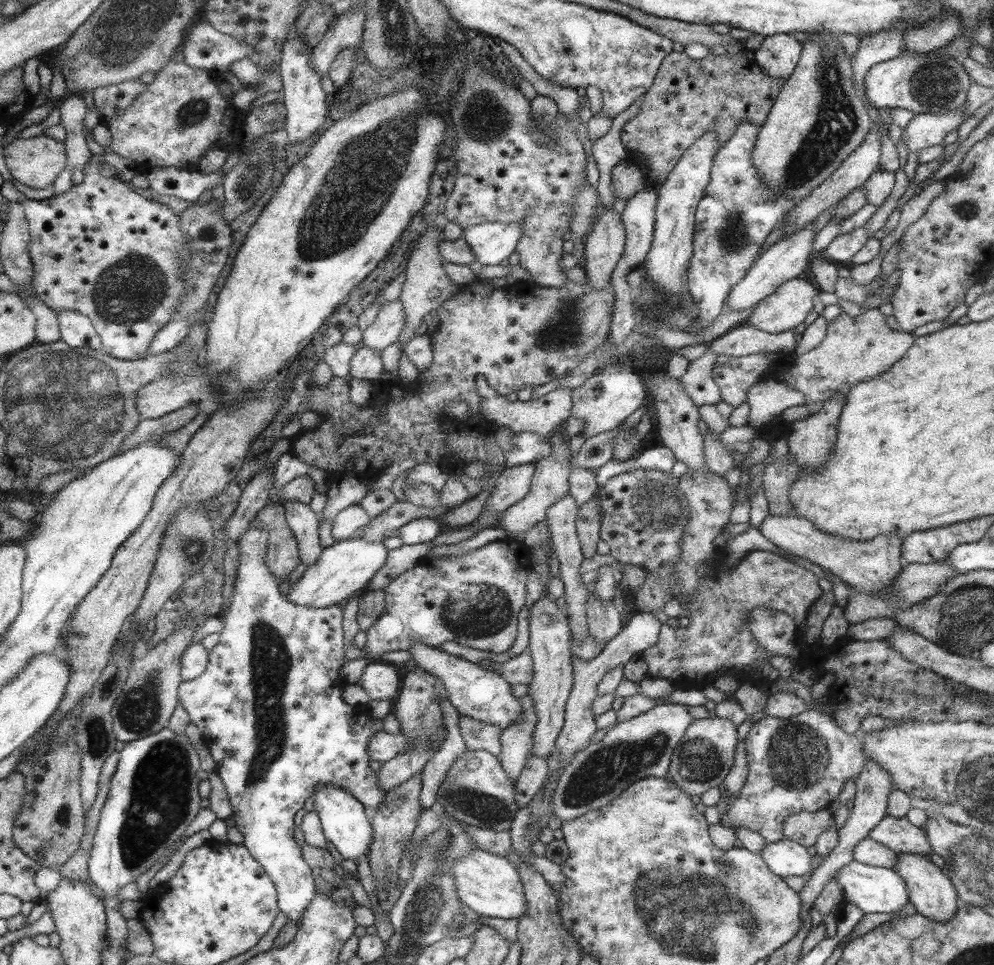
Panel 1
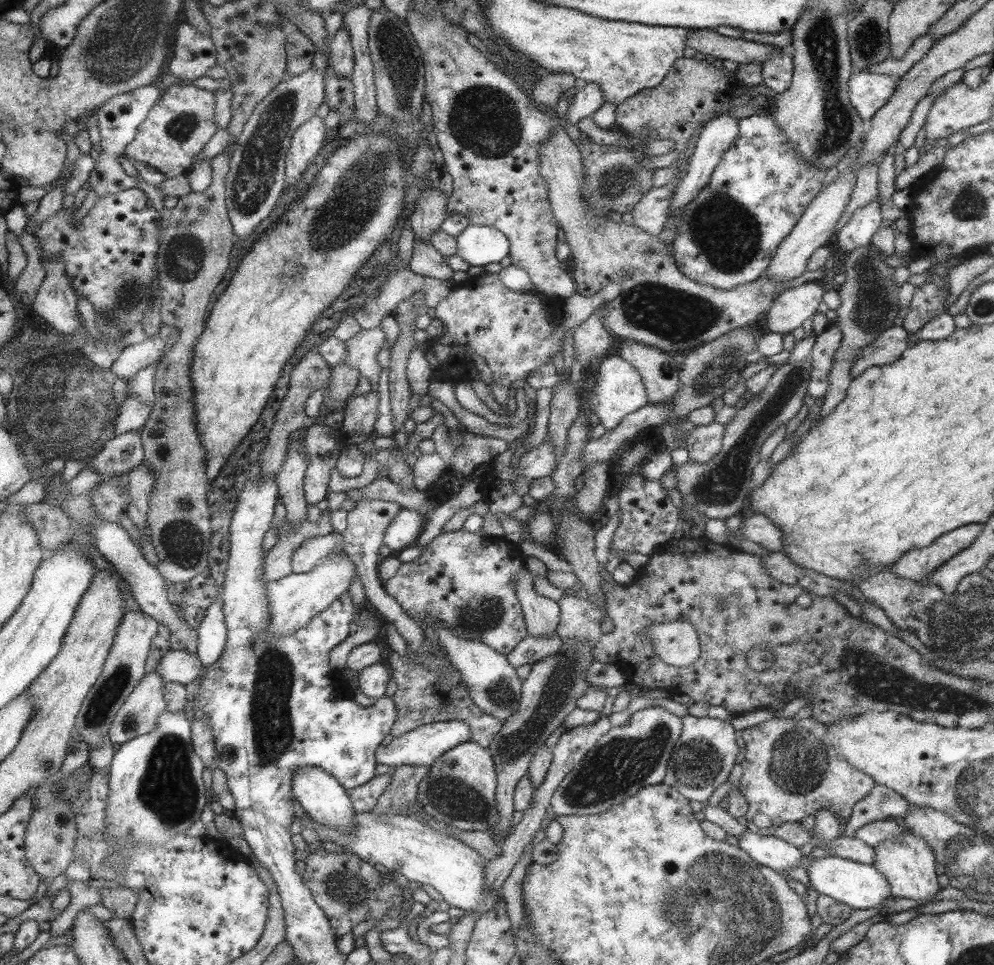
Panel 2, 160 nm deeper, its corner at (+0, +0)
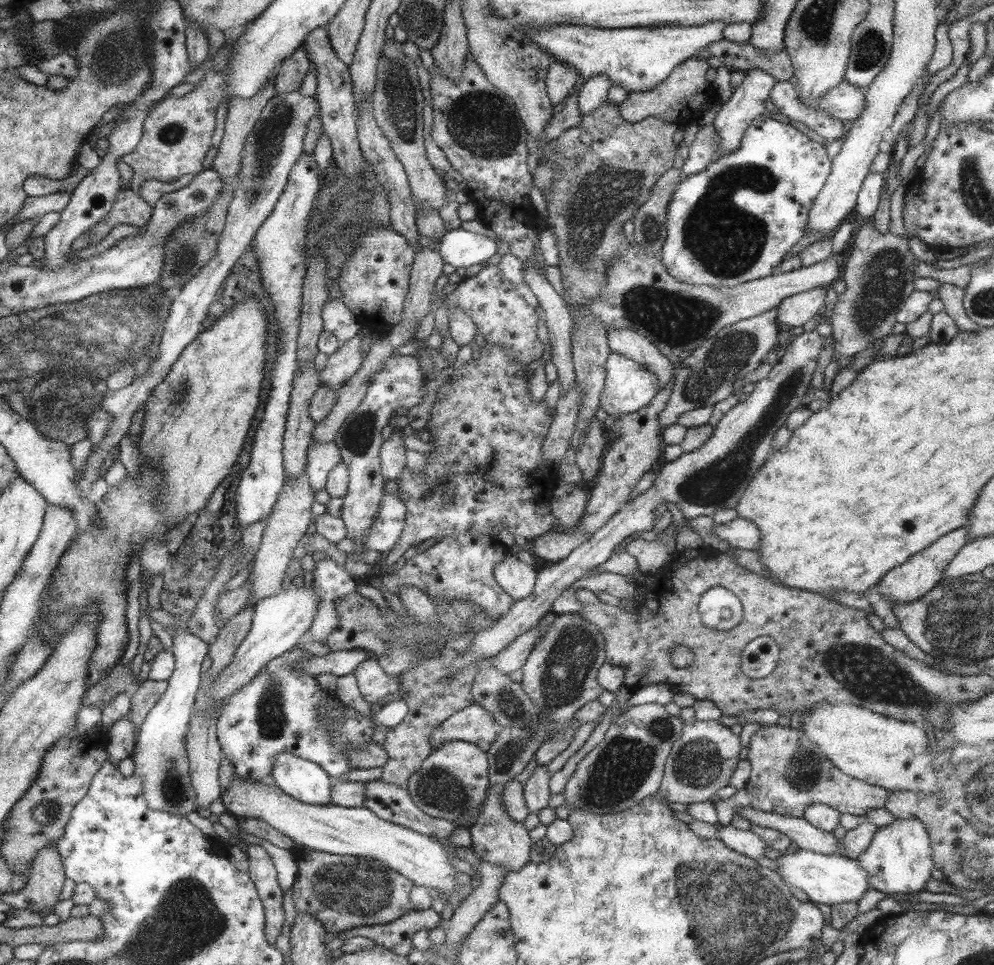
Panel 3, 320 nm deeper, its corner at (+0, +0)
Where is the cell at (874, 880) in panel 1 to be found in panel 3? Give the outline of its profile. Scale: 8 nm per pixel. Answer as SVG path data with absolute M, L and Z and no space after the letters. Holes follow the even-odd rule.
M799 850L790 853L783 851L775 859L777 874L784 878L785 884L805 892L809 902L817 904L839 904L839 902L855 902L869 890L868 873L859 866L856 860L841 854L821 854L810 850Z

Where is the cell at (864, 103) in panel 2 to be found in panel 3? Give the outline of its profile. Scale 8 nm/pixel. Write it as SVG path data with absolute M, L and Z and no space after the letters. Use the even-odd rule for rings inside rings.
M843 80L823 94L818 102L818 108L824 114L840 120L843 126L848 128L863 113L864 90Z

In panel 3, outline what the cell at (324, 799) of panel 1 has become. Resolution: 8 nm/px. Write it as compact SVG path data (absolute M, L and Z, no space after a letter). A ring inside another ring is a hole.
M278 754L272 762L275 786L299 802L331 803L331 777L317 763L293 754Z

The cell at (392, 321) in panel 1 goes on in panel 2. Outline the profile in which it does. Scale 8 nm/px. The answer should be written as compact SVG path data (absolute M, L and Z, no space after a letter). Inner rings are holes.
M378 326L371 330L359 329L359 332L356 332L344 342L346 355L342 362L348 364L360 376L369 380L370 392L376 393L377 379L381 368L375 362L375 353L383 342L385 342L385 335Z

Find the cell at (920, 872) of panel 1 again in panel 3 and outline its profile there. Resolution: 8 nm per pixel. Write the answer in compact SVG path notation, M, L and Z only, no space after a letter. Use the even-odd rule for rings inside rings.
M911 817L893 819L886 827L878 827L867 848L856 858L868 873L869 888L883 893L913 892L929 880L934 862L928 831L923 825L920 819Z

